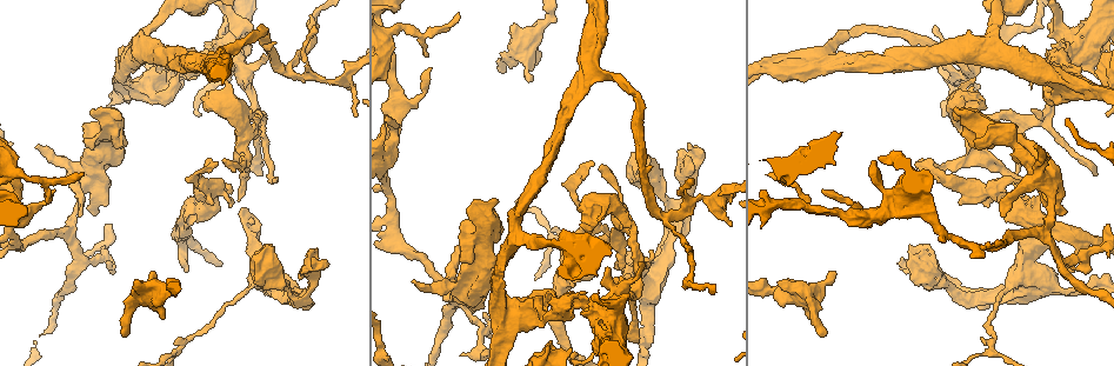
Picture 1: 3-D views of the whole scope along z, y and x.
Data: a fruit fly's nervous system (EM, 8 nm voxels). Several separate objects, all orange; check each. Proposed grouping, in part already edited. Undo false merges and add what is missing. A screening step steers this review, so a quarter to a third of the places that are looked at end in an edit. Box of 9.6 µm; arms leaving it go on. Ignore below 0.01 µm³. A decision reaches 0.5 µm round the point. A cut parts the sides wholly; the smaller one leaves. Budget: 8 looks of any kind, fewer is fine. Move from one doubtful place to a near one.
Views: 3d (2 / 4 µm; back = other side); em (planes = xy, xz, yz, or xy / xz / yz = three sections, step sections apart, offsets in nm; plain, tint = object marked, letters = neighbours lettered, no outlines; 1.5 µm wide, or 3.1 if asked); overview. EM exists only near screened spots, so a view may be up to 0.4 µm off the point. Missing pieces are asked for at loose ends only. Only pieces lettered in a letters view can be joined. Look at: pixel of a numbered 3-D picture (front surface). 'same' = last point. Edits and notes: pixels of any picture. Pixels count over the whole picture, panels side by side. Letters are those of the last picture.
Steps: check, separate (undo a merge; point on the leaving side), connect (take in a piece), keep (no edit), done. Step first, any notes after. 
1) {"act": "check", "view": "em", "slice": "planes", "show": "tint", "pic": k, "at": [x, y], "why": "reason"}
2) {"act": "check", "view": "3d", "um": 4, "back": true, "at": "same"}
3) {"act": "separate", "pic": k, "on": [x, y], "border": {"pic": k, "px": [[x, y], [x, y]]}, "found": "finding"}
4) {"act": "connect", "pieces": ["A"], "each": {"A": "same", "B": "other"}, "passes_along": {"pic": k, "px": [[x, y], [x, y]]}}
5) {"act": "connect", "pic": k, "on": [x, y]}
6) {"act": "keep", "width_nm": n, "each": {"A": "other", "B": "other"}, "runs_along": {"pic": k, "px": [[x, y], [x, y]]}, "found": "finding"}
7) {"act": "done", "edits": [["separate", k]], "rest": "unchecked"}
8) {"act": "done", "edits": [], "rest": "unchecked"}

{"act": "check", "view": "3d", "um": 2, "pic": 1, "at": [552, 238], "why": "arms part here"}

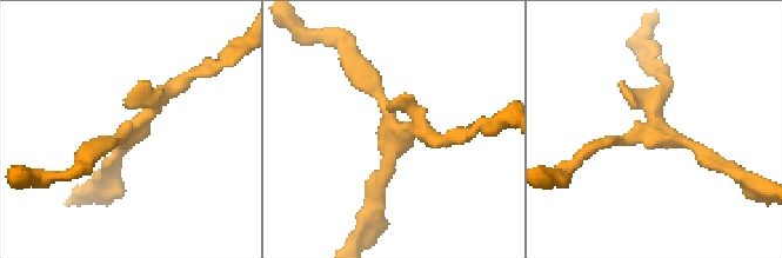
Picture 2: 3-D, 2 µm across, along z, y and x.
{"act": "check", "view": "em", "slice": "xz", "step": 4, "show": "tint", "pic": 2, "at": [138, 123], "arms": 3}

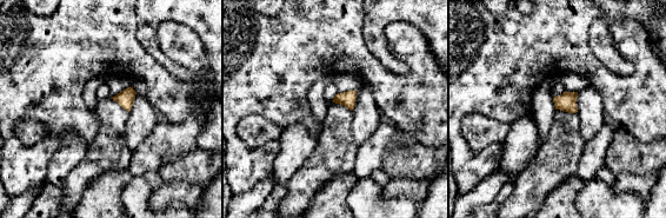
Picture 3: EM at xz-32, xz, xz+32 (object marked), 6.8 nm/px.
{"act": "check", "view": "em", "slice": "planes", "show": "letters", "at": "same"}

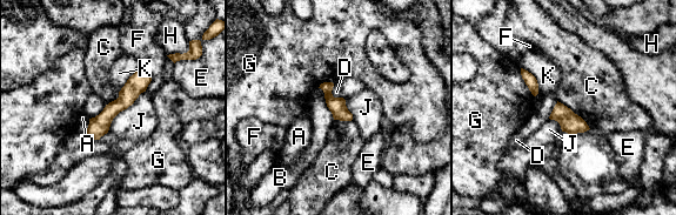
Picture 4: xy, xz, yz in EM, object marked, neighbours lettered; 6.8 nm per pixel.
{"act": "keep", "width_nm": 120, "longest_contact_nm": ["J", 380], "each": {"A": "other", "B": "other", "C": "other", "D": "other", "E": "other", "F": "other", "G": "other", "H": "other", "J": "other", "K": "other"}, "found": "continuous, no second neuron"}

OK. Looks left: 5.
{"act": "check", "view": "em", "slice": "xz", "step": 4, "show": "tint", "pic": 1, "at": [518, 25], "why": "thick end"}

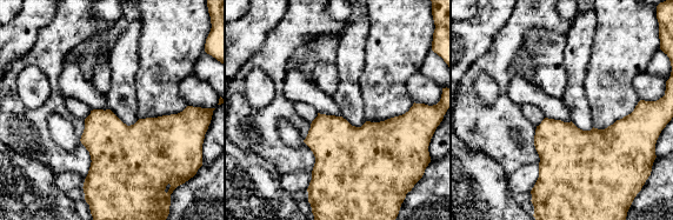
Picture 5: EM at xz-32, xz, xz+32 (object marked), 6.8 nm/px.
{"act": "check", "view": "em", "slice": "planes", "show": "letters", "at": "same"}

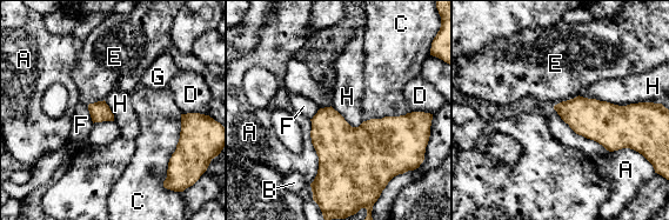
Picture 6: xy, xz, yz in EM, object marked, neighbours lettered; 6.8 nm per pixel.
{"act": "keep", "each": {"A": "other", "B": "other", "C": "other", "D": "other", "E": "other", "F": "other", "G": "other", "H": "other"}, "border": {"pic": 6, "px": [[579, 95], [619, 105], [644, 102]]}, "found": "no lettered piece goes on from it"}

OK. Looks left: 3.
{"act": "check", "view": "em", "slice": "planes", "show": "letters", "pic": 1, "at": [768, 174]}

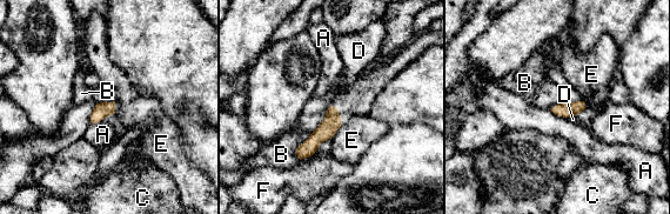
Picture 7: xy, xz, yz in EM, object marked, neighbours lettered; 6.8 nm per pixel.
{"act": "keep", "each": {"A": "other", "B": "other", "C": "other", "D": "other", "E": "other", "F": "other"}, "border": {"pic": 7, "px": [[549, 109], [557, 115], [569, 118]]}, "found": "none of them fits"}

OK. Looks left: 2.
{"act": "done", "edits": [], "rest": "unchecked"}

